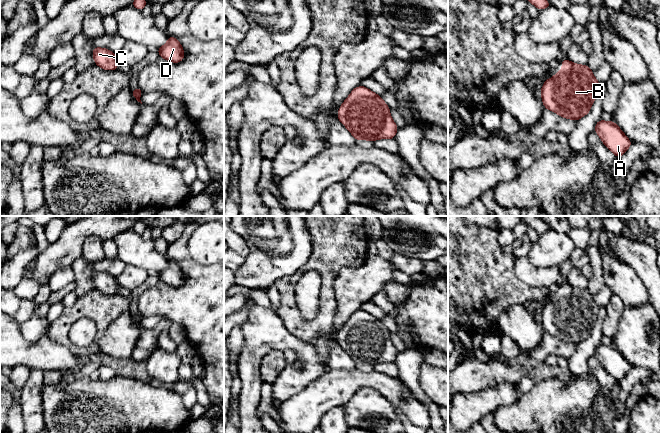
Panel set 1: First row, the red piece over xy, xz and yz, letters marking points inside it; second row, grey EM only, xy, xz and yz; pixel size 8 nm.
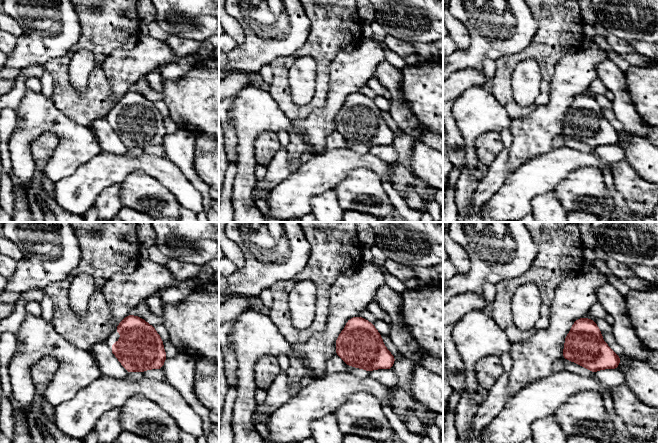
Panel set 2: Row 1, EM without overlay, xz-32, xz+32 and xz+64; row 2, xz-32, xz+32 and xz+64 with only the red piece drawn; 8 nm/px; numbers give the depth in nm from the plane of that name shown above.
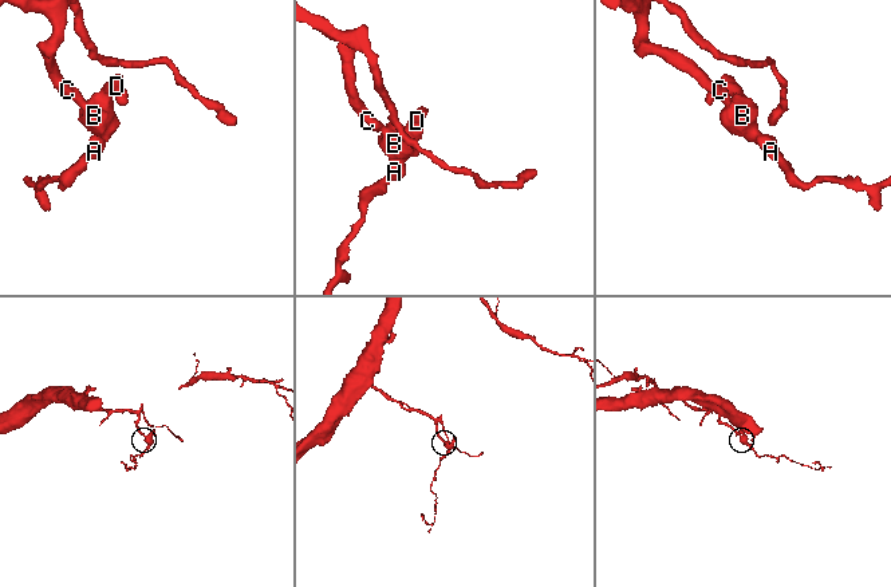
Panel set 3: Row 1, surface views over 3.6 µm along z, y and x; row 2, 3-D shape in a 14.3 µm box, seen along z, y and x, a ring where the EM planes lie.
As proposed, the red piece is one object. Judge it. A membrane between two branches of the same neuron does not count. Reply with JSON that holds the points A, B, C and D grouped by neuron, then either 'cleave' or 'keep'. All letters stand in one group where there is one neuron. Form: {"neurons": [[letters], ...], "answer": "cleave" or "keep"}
{"neurons": [["A", "B", "C", "D"]], "answer": "keep"}

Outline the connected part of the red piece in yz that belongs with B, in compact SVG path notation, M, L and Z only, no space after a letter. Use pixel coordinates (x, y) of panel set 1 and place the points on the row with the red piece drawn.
M563 59L562 70L541 88L544 107L559 116L579 120L587 115L599 92L599 81L587 65Z

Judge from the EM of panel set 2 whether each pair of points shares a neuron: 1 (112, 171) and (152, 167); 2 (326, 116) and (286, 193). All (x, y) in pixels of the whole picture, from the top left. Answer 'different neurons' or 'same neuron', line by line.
1: same neuron
2: different neurons

